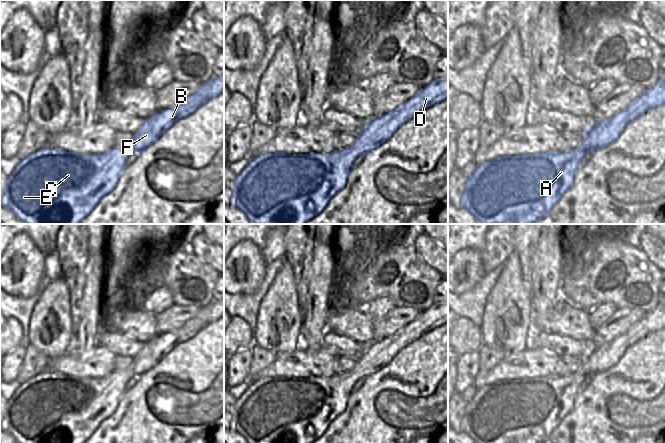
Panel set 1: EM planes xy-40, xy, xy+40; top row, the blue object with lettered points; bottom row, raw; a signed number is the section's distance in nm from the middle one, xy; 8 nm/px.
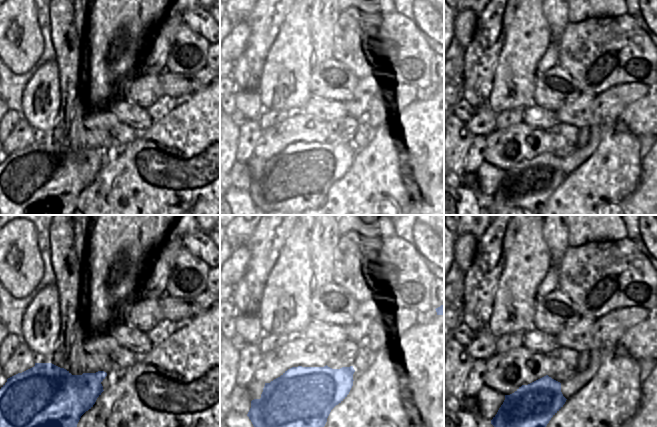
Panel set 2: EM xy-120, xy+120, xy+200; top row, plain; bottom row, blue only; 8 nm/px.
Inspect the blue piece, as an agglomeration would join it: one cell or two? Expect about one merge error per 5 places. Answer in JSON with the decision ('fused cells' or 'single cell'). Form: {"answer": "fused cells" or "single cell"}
{"answer": "single cell"}

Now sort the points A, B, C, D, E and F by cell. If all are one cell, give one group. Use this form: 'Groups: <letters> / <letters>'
Groups: A B C D E F.

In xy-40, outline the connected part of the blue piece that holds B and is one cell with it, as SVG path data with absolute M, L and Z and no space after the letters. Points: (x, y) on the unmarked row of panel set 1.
M212 302L201 308L192 319L185 322L178 330L166 334L157 334L147 342L133 358L133 363L124 371L115 370L102 378L76 378L60 372L42 372L22 384L7 399L3 413L3 431L8 432L19 443L83 443L97 430L99 425L117 409L127 383L154 368L159 361L169 354L178 344L193 338L200 330L224 316L224 302Z

